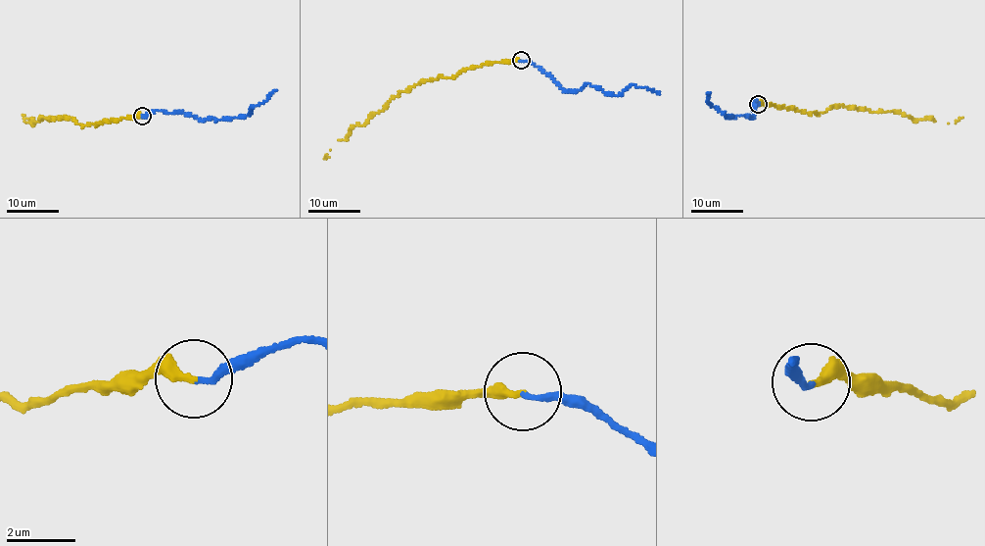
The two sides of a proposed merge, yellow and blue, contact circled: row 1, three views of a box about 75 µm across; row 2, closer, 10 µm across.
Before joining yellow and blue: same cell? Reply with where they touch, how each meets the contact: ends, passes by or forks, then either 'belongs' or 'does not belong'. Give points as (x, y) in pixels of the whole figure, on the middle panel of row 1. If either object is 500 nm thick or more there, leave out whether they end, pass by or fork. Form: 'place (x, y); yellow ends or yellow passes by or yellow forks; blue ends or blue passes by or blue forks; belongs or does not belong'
place (521, 60); yellow ends; blue ends; belongs

